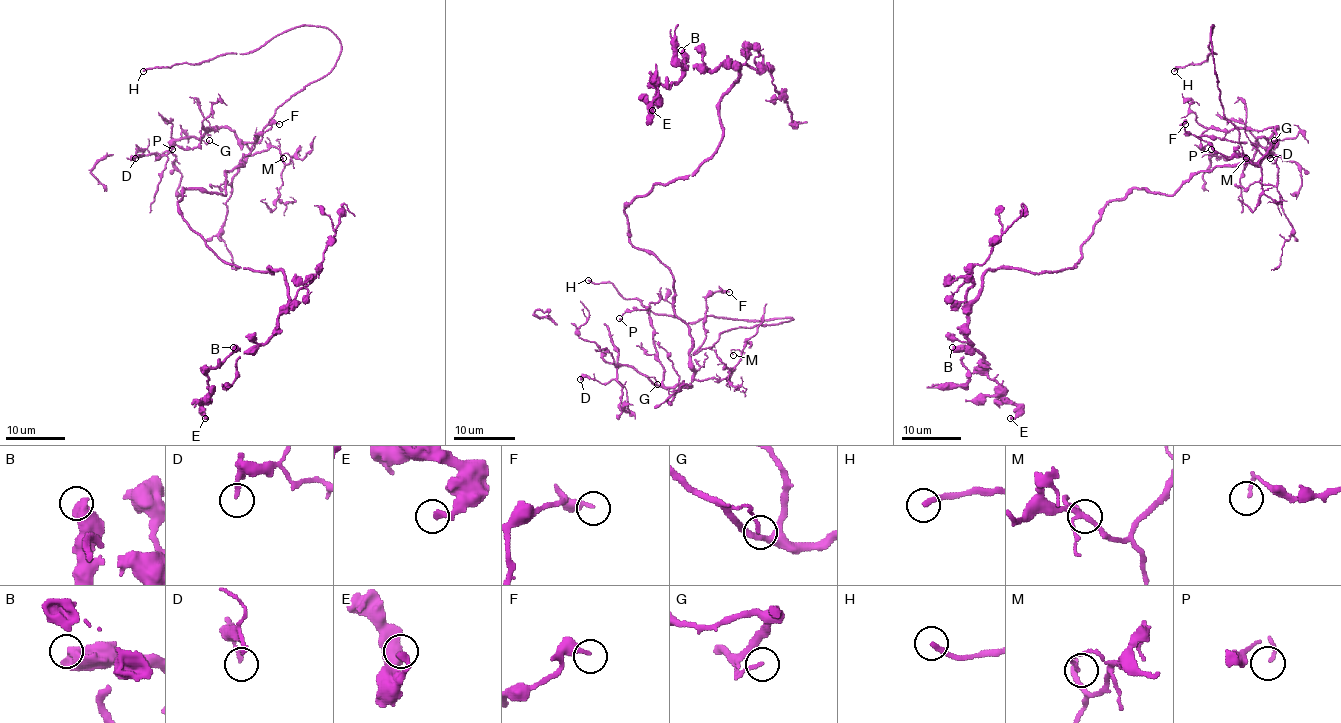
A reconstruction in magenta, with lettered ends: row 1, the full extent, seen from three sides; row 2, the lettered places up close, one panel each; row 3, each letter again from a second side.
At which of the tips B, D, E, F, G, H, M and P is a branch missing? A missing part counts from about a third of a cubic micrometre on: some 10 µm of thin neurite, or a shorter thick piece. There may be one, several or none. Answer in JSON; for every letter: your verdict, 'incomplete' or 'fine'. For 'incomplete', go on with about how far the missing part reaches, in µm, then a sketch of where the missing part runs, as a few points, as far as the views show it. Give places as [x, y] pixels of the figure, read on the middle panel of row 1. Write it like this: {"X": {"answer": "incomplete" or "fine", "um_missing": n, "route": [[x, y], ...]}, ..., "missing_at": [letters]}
{"B": {"answer": "fine"}, "D": {"answer": "fine"}, "E": {"answer": "fine"}, "F": {"answer": "fine"}, "G": {"answer": "fine"}, "H": {"answer": "incomplete", "um_missing": 35}, "M": {"answer": "fine"}, "P": {"answer": "fine"}, "missing_at": ["H"]}

